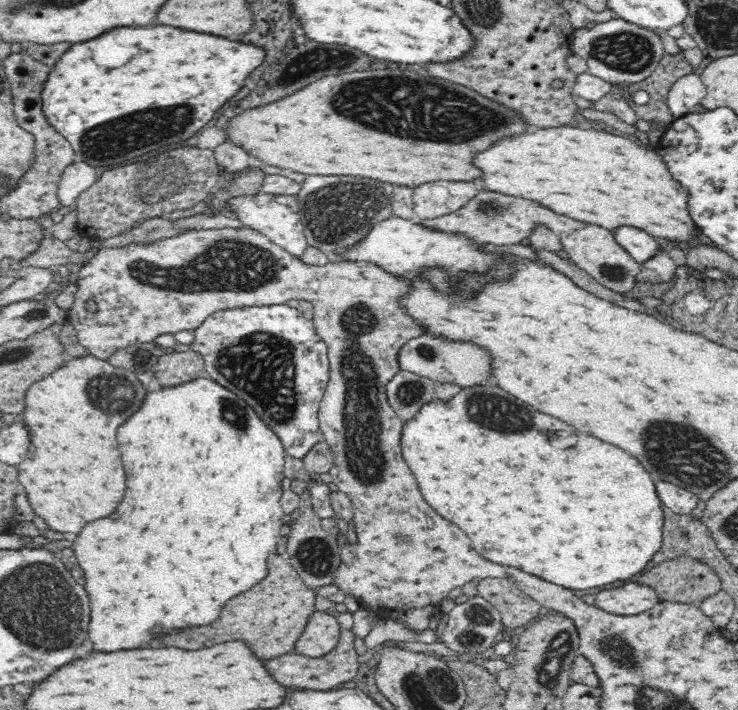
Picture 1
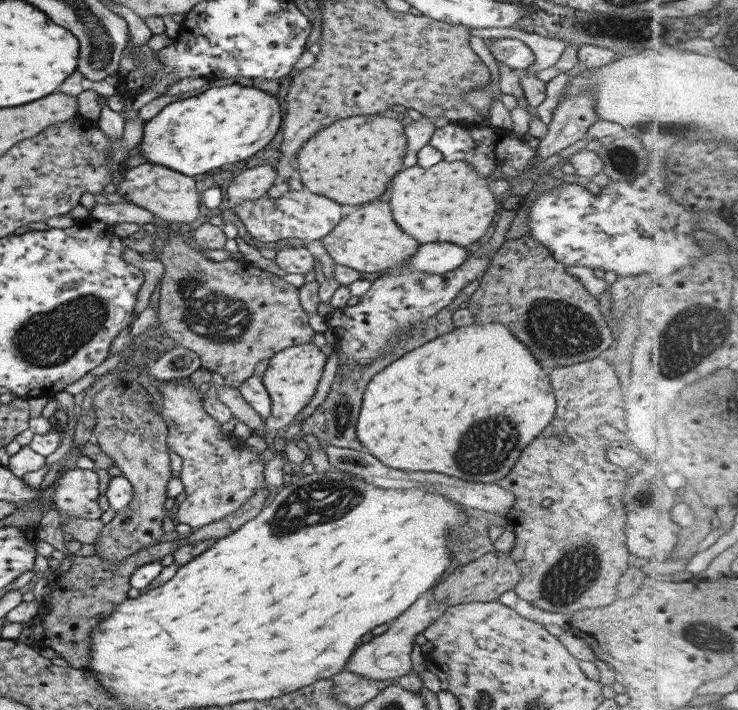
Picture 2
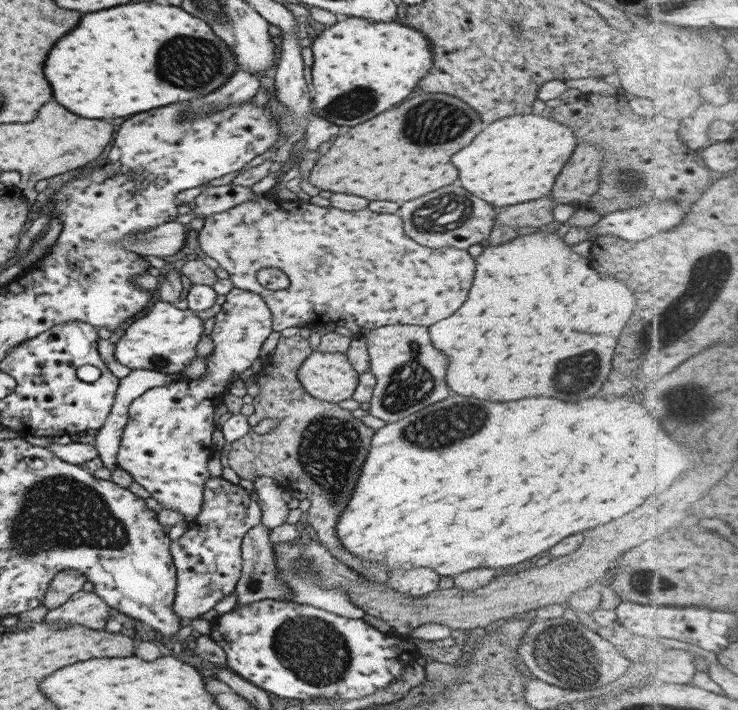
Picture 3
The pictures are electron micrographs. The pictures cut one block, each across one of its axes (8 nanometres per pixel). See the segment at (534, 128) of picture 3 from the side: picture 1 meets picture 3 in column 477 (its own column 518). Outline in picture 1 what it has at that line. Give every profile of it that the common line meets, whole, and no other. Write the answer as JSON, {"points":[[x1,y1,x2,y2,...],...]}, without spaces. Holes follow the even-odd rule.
{"points":[[566,125,542,128,534,134,526,132,522,136,498,142,482,154,476,154,474,164,482,168,482,180,486,182,488,190,538,200,542,206,554,210,556,214,566,214,580,222,611,231,620,226,632,226,645,230,655,238,663,238,665,242,689,242,703,237,700,229,694,225,694,219,690,218,690,193,672,177,662,156,655,150,638,146,629,138,617,136,612,130,597,132]]}

